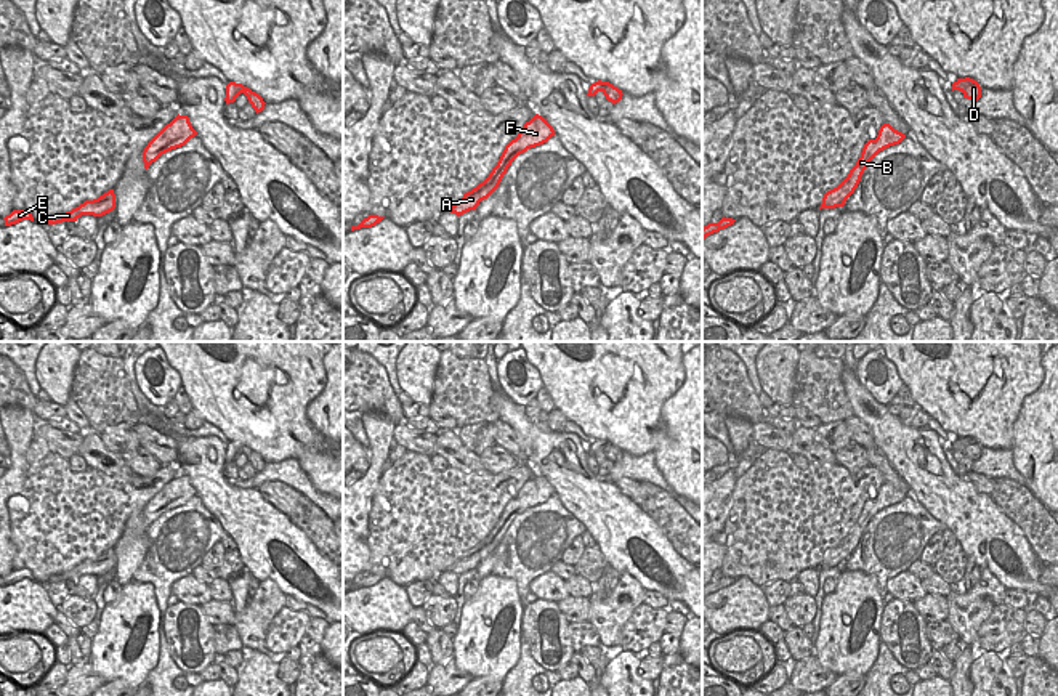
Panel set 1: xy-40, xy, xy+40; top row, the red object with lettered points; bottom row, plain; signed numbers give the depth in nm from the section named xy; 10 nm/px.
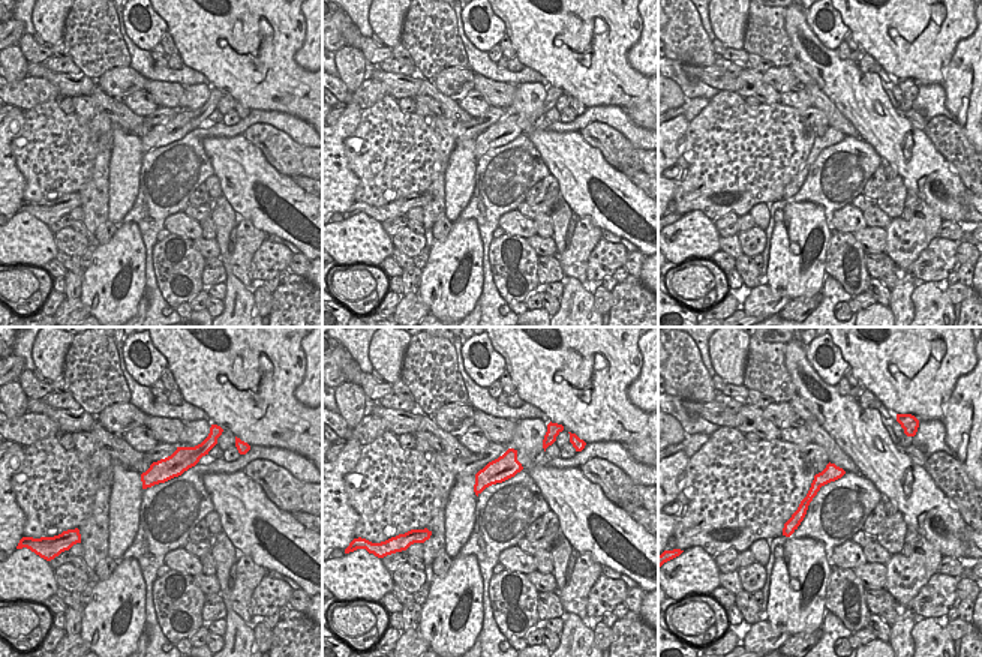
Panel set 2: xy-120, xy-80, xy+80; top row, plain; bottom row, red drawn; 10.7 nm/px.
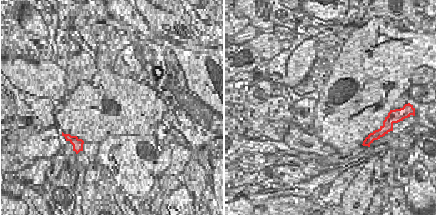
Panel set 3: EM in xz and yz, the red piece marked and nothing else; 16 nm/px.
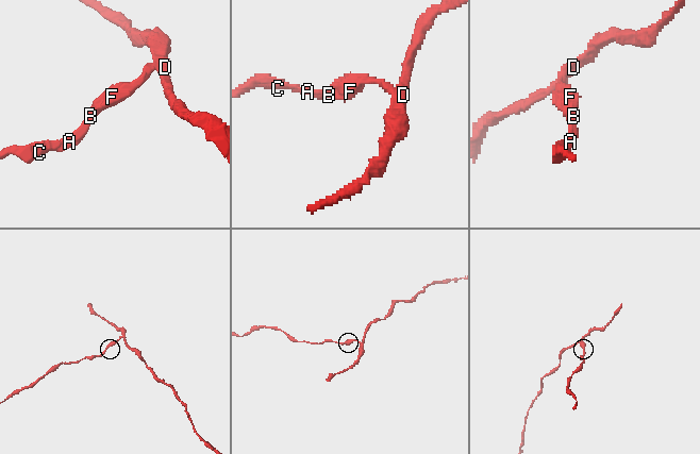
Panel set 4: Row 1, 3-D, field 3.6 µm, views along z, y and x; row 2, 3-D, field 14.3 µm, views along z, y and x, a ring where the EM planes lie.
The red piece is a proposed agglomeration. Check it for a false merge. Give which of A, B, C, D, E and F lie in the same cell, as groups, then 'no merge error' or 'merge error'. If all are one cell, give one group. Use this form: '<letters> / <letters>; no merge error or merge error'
A B C E F / D; merge error

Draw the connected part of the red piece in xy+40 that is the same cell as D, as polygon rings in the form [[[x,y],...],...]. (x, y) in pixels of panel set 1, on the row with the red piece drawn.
[[[965,77],[957,79],[962,83],[962,88],[959,91],[963,93],[963,98],[971,99],[973,103],[981,98],[981,87],[976,80]]]

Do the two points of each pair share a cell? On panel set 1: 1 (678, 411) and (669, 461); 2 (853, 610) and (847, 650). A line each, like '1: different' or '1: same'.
1: same
2: same

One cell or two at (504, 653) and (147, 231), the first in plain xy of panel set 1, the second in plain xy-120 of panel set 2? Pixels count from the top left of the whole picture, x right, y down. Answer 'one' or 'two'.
two

